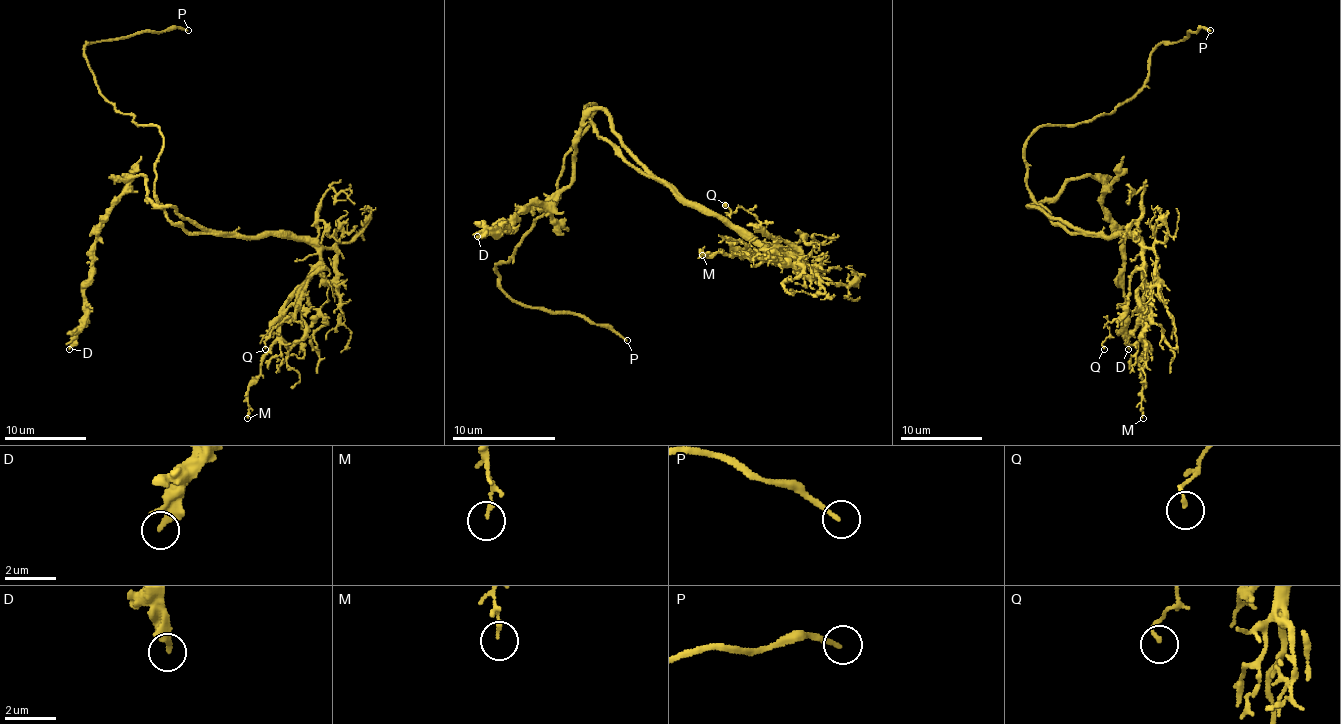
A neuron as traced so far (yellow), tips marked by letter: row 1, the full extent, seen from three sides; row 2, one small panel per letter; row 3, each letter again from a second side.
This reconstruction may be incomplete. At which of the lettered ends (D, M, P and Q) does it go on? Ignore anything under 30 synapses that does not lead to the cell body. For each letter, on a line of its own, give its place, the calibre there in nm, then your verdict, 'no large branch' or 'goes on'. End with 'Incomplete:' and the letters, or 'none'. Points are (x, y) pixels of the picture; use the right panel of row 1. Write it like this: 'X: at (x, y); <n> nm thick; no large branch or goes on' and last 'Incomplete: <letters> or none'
D: at (1128, 349); 240 nm thick; no large branch
M: at (1143, 418); 160 nm thick; no large branch
P: at (1210, 30); 170 nm thick; goes on
Q: at (1104, 349); 130 nm thick; no large branch
Incomplete: P

